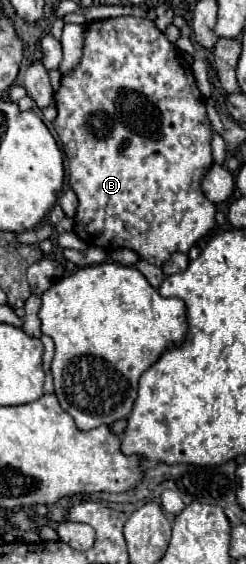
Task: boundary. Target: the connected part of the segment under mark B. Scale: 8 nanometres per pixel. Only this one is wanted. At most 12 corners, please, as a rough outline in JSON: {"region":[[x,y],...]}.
{"region":[[150,19],[90,23],[52,125],[86,245],[214,227],[214,133]]}

